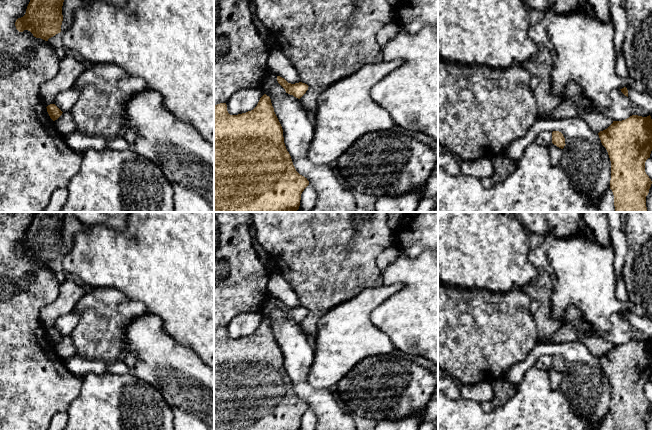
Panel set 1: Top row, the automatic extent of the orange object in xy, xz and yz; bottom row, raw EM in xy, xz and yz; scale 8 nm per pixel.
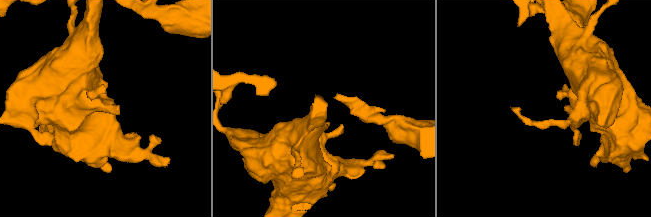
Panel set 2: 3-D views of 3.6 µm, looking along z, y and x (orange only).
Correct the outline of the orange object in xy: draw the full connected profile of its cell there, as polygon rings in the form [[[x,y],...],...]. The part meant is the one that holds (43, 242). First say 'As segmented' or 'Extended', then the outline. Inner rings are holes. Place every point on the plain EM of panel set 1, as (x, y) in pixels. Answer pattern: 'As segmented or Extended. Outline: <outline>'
As segmented. Outline: [[[36,212],[30,224],[26,237],[15,246],[19,256],[30,255],[34,261],[48,265],[49,262],[61,256],[63,245],[62,230],[64,226],[65,212]]]

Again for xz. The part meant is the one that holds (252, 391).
As segmented. Outline: [[[264,318],[253,334],[238,339],[230,339],[226,327],[214,329],[214,430],[300,430],[301,418],[308,409],[307,402],[300,399],[293,389],[284,367],[282,350],[269,320]]]

